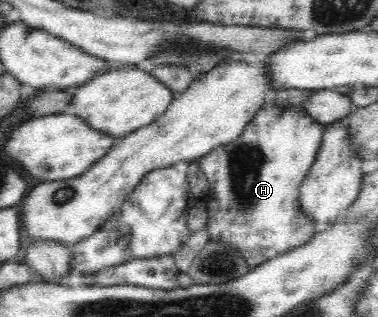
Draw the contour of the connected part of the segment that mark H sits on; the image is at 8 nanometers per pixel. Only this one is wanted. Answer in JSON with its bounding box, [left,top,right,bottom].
[197,100,325,266]

